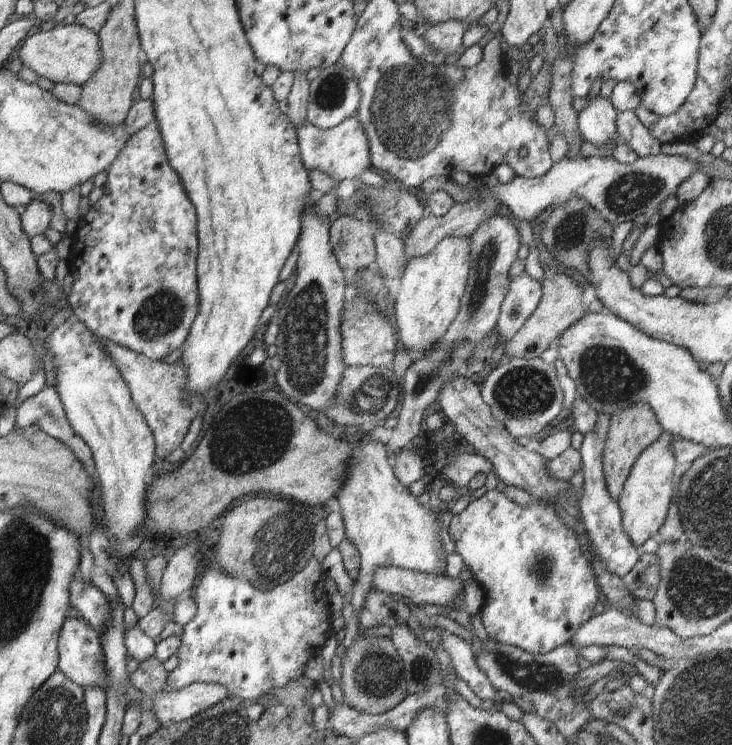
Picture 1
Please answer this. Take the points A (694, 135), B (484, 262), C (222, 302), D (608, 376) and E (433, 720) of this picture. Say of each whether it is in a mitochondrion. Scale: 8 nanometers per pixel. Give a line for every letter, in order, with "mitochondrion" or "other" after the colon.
A: other
B: mitochondrion
C: other
D: mitochondrion
E: other

